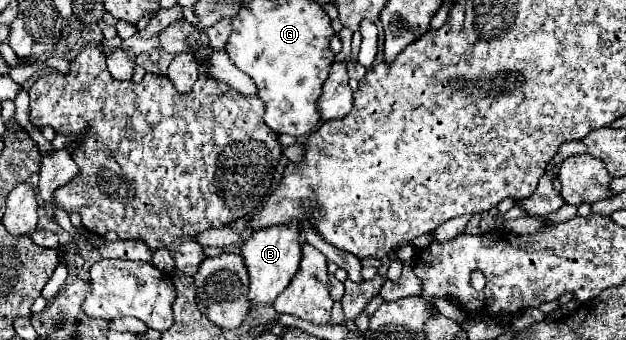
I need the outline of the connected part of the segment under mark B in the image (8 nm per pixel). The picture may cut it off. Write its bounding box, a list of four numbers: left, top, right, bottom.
[241,223,301,305]

